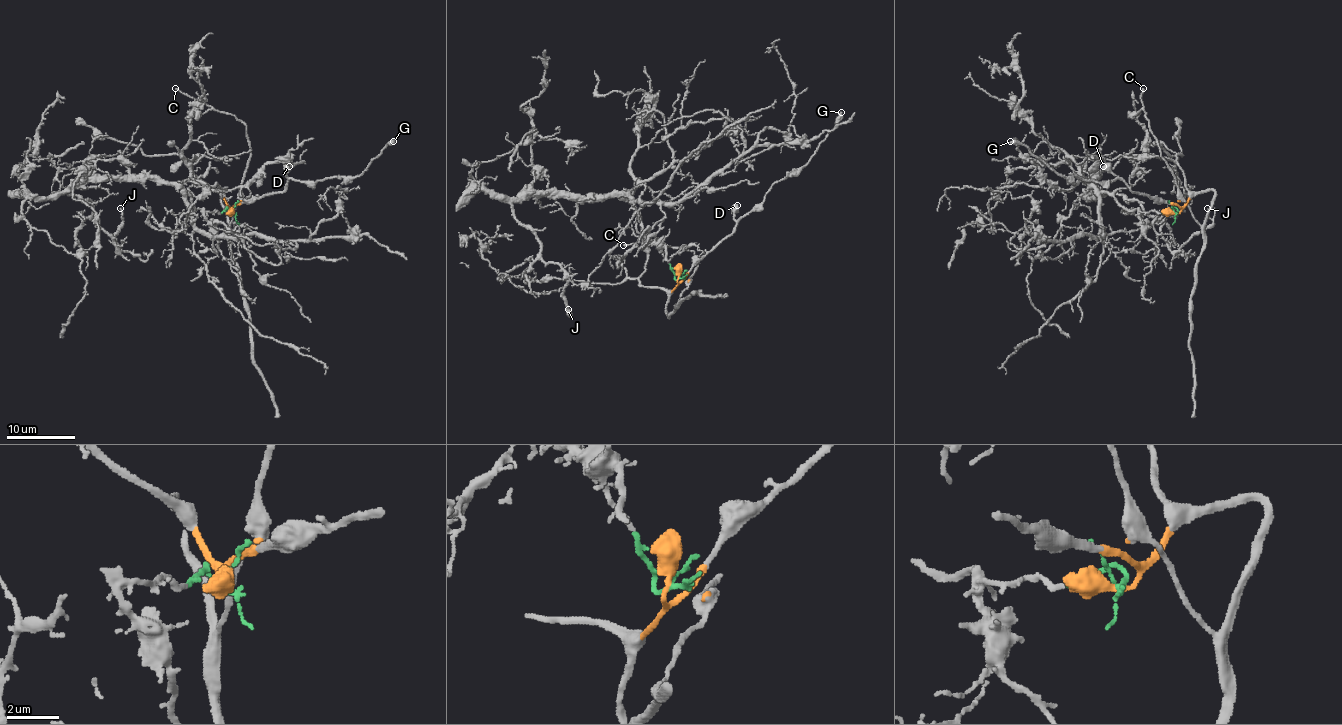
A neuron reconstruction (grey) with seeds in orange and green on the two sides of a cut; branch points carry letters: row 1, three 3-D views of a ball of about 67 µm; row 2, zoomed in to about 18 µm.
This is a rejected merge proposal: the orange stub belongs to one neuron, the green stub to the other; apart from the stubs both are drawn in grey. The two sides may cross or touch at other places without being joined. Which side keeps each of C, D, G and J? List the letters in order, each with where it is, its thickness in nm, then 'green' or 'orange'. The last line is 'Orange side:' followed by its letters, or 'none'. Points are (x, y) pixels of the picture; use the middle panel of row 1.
C: at (623, 245); 160 nm thick; orange
D: at (737, 205); 500 nm thick; orange
G: at (841, 112); 460 nm thick; orange
J: at (568, 309); 140 nm thick; green
Orange side: C, D, G

